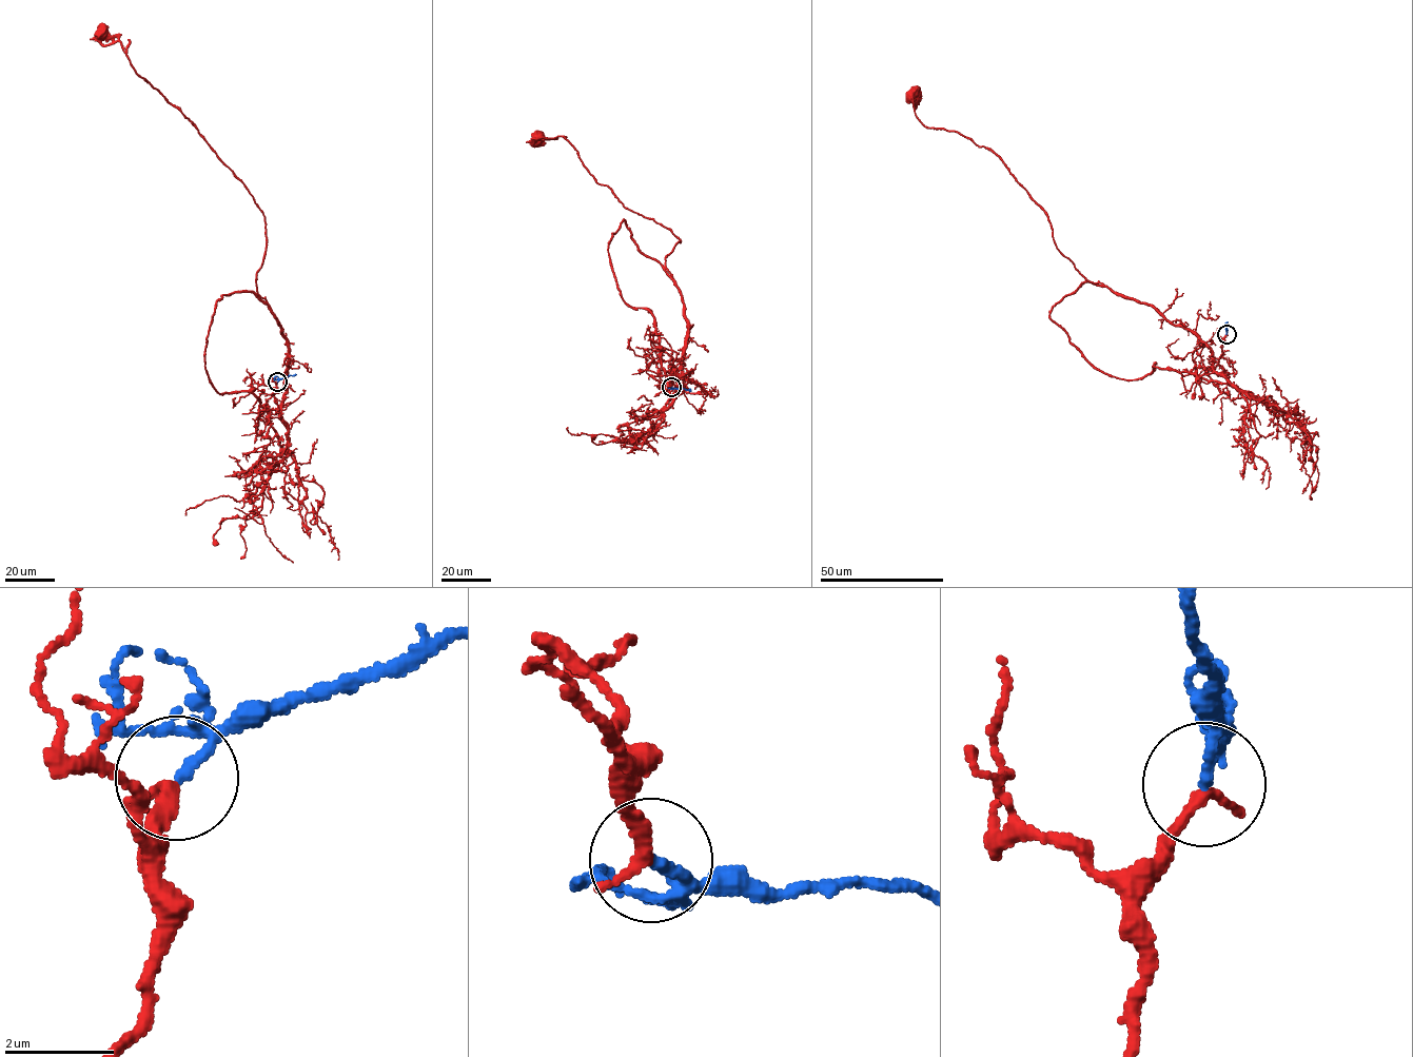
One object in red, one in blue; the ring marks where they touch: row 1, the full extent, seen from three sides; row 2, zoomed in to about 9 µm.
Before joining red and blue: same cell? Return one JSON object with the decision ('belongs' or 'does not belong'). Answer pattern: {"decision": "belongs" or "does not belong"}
{"decision": "belongs"}

